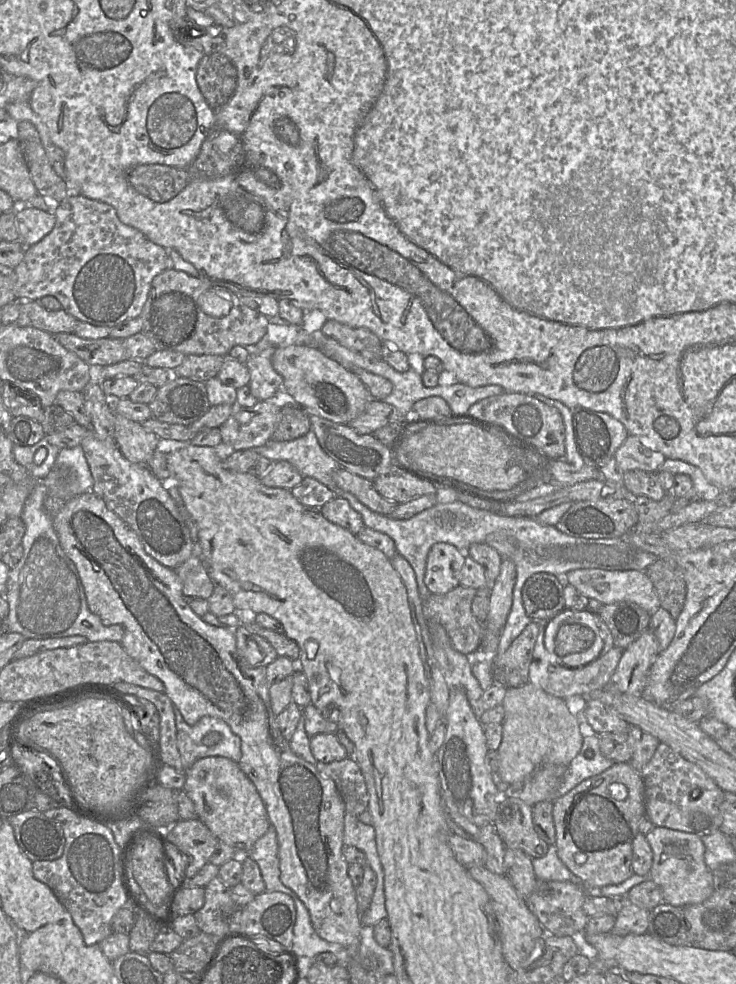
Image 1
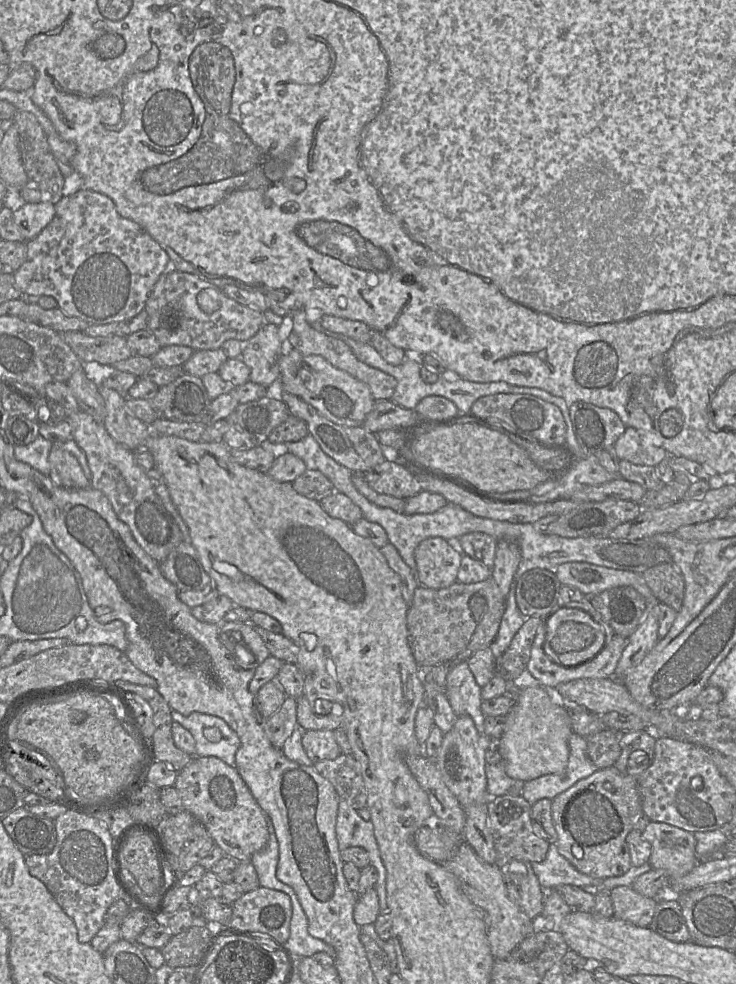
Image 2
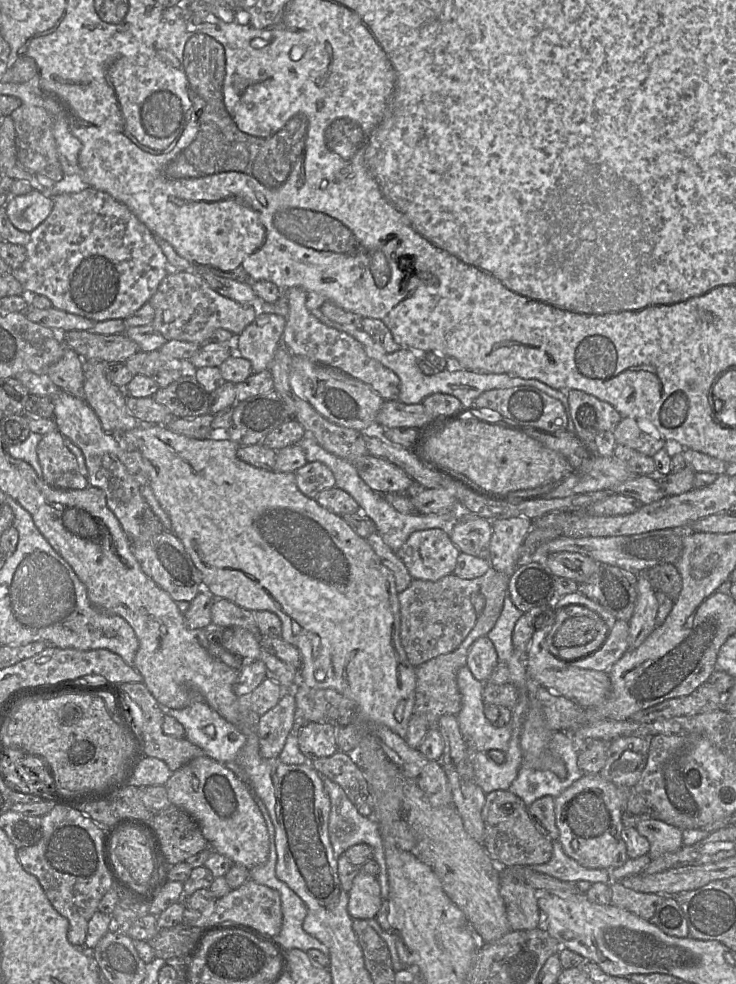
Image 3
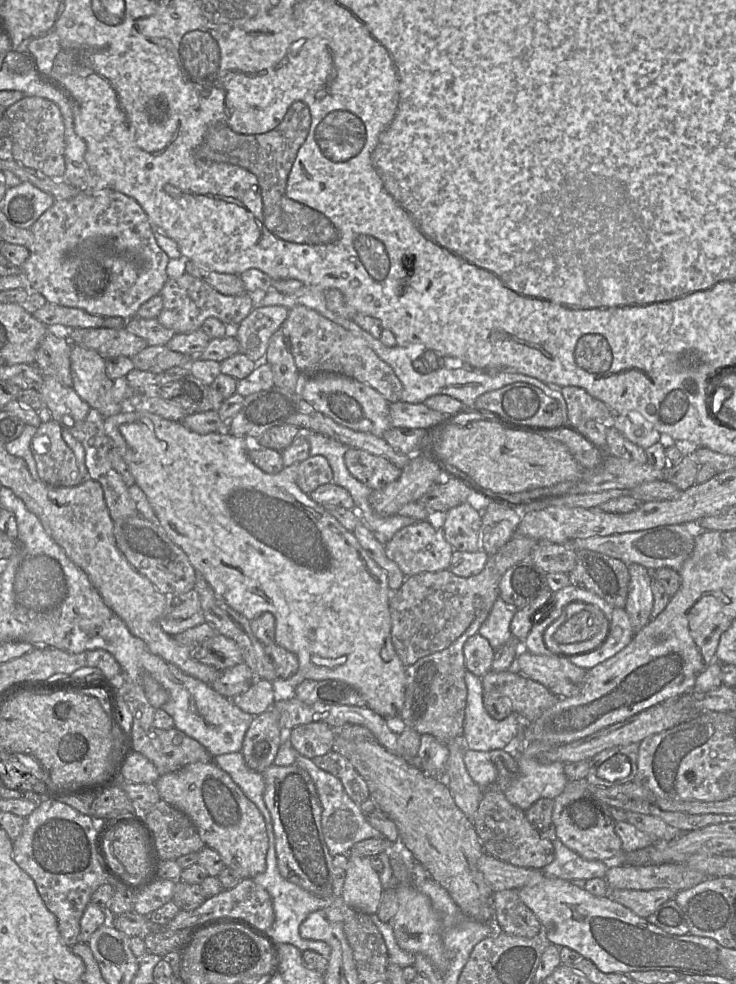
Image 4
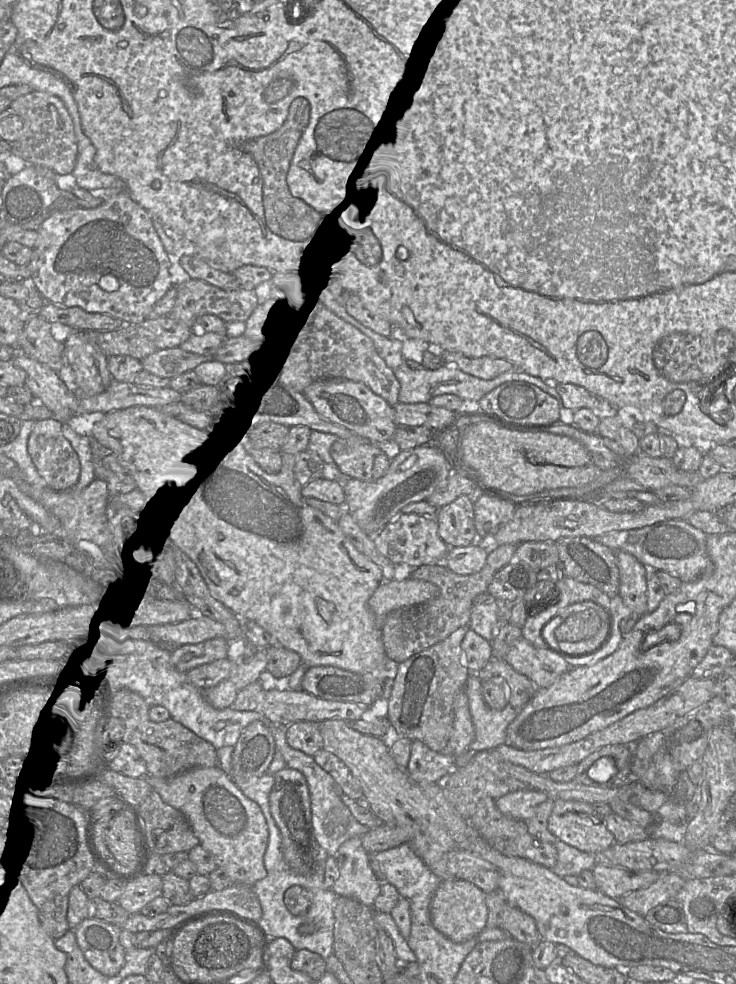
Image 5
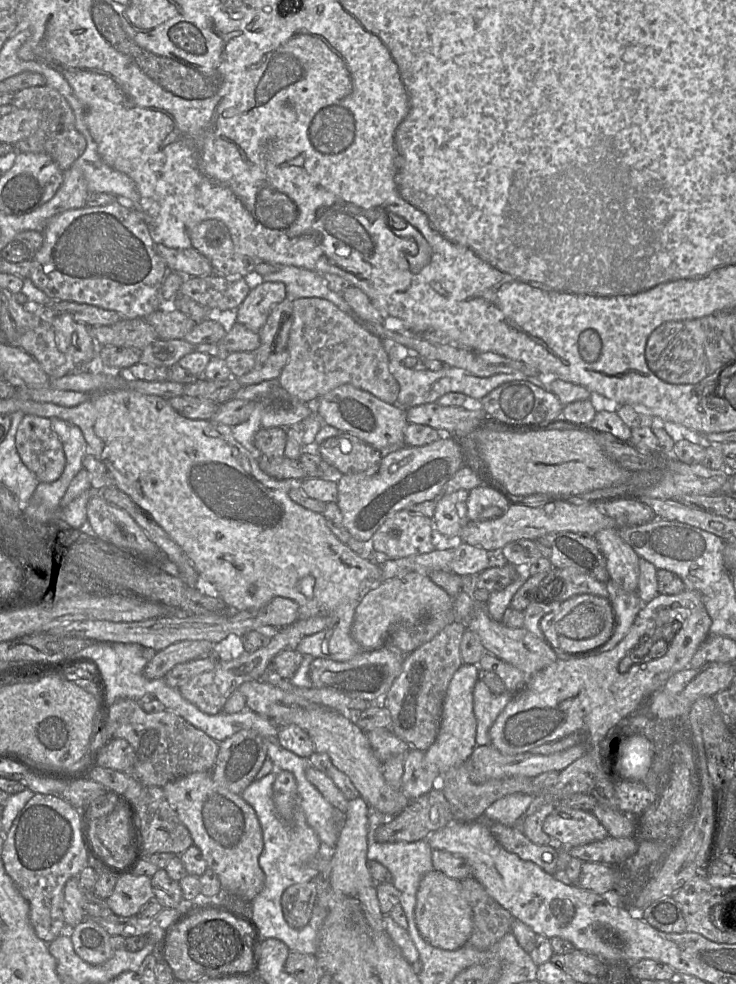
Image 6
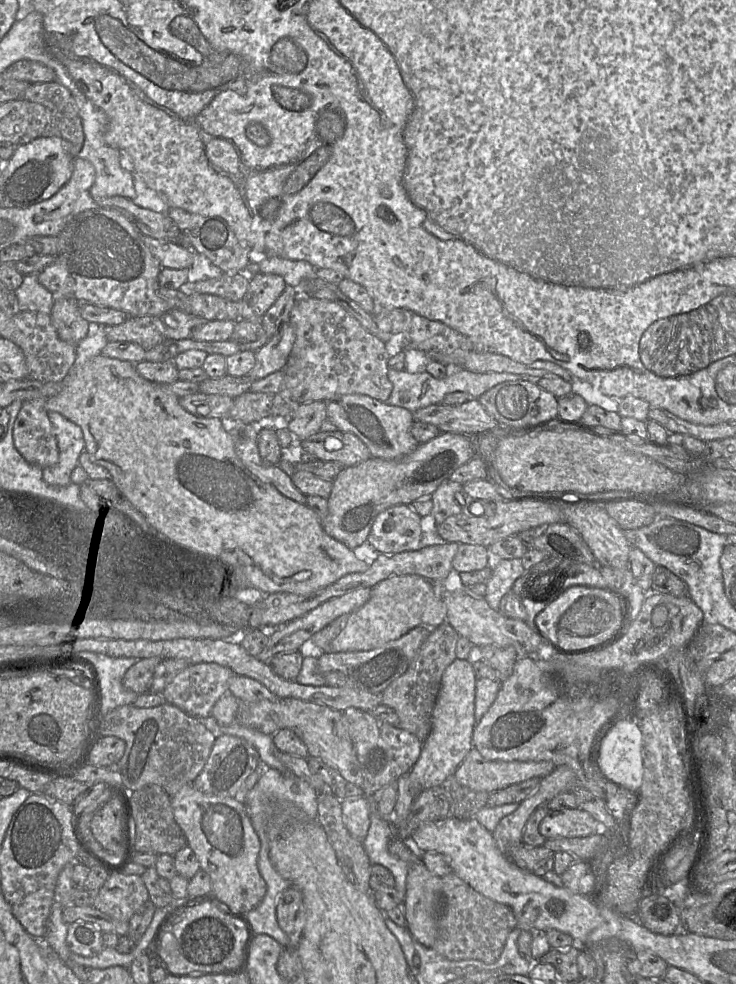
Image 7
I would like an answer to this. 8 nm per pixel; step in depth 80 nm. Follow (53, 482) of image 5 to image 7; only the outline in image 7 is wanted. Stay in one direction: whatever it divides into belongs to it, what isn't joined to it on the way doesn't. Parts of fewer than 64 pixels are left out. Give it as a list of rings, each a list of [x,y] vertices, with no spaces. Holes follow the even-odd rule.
[[[47,399],[24,401],[14,424],[14,445],[30,464],[46,468],[59,460],[59,449],[45,408]]]

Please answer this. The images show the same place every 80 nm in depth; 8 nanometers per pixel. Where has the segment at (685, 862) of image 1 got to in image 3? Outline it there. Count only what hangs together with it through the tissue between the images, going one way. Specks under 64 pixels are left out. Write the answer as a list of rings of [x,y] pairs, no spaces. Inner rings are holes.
[[[643,817],[636,824],[636,829],[650,842],[648,855],[651,860],[684,845],[682,830],[658,819]]]

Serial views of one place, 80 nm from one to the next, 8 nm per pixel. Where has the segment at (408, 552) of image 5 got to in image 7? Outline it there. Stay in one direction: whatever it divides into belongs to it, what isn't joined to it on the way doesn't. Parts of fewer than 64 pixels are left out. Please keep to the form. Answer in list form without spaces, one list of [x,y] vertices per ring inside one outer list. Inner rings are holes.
[[[395,505],[378,514],[371,527],[367,541],[378,551],[385,554],[418,550],[423,547],[422,535],[426,526],[427,521],[417,514],[411,508],[411,505]]]

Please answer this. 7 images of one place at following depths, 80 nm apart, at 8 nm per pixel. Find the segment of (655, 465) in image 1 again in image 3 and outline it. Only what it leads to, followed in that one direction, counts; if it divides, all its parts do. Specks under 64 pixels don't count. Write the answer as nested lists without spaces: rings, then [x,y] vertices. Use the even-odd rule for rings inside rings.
[[[622,417],[613,434],[617,444],[628,446],[650,457],[666,446],[666,441],[662,436],[654,438],[642,431],[637,421],[631,417]]]

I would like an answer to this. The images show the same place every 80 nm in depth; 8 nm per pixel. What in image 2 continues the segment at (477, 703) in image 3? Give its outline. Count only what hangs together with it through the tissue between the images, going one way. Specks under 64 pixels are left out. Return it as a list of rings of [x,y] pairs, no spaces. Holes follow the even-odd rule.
[[[467,661],[455,664],[446,677],[446,695],[457,717],[470,716],[480,735],[480,745],[488,750],[496,747],[496,742],[484,731],[486,716],[482,712],[482,688],[477,684]]]

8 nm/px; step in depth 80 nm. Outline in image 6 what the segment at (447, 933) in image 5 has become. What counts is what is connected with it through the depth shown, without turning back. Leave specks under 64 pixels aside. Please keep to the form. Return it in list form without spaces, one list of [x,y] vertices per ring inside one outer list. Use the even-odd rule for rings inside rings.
[[[436,870],[429,871],[420,881],[414,915],[423,939],[436,948],[456,950],[466,944],[472,933],[472,910],[461,892],[459,881]]]

